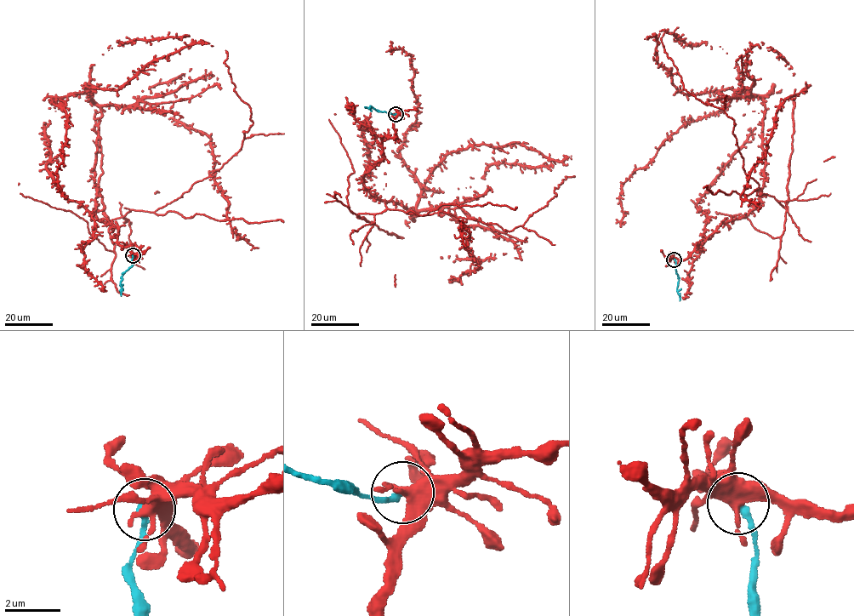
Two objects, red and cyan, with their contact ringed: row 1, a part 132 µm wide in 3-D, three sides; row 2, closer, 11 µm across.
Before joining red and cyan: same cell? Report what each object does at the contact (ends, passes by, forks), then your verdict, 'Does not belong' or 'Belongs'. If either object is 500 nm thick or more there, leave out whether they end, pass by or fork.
At the ring red forks. At the ring cyan ends. Does not belong

